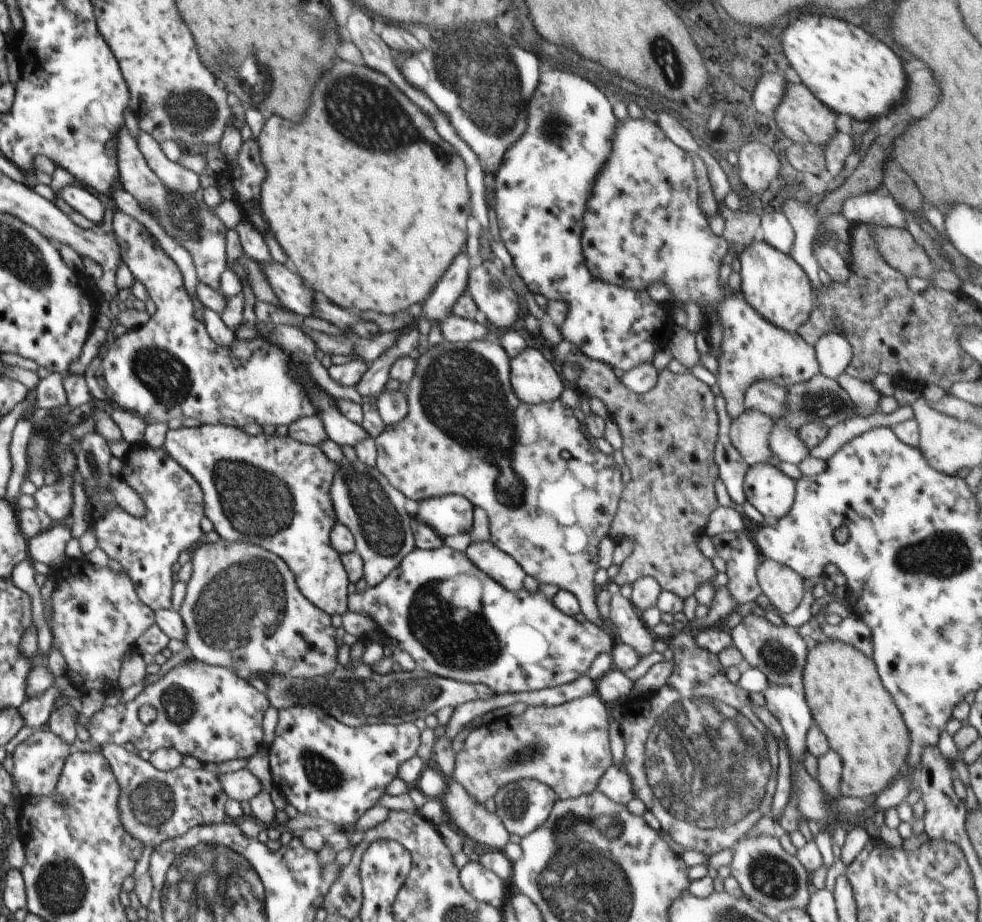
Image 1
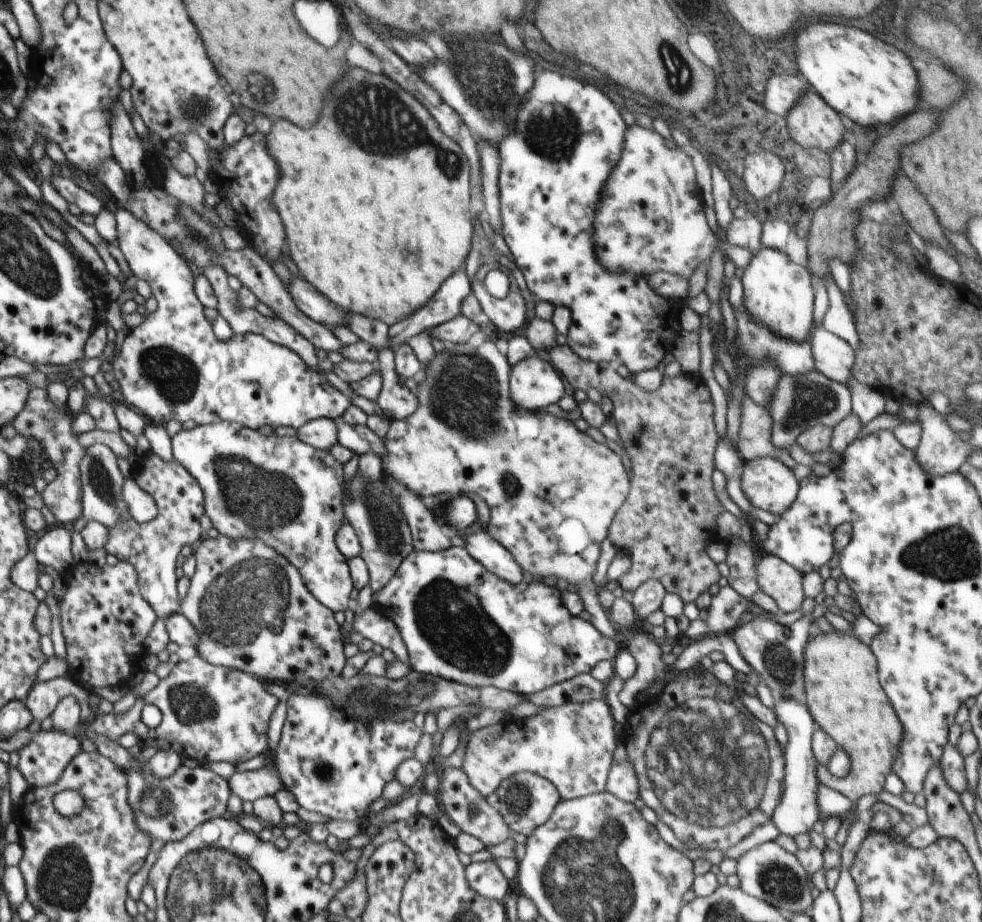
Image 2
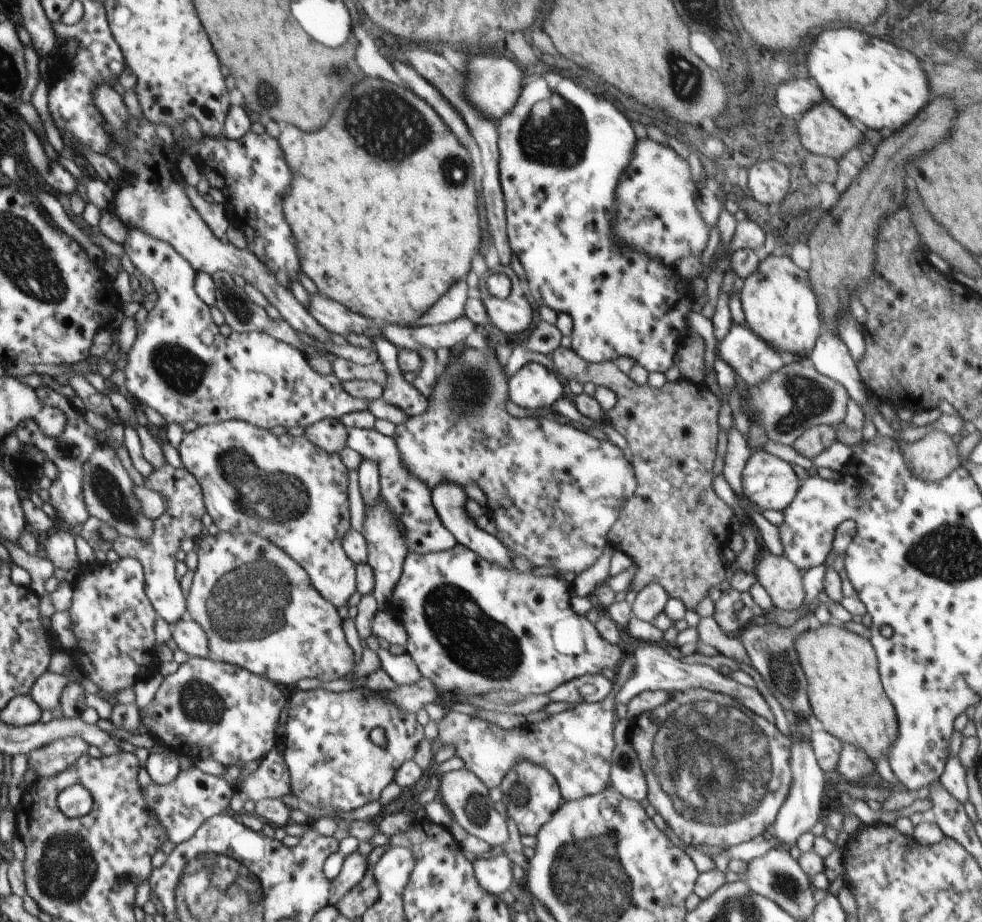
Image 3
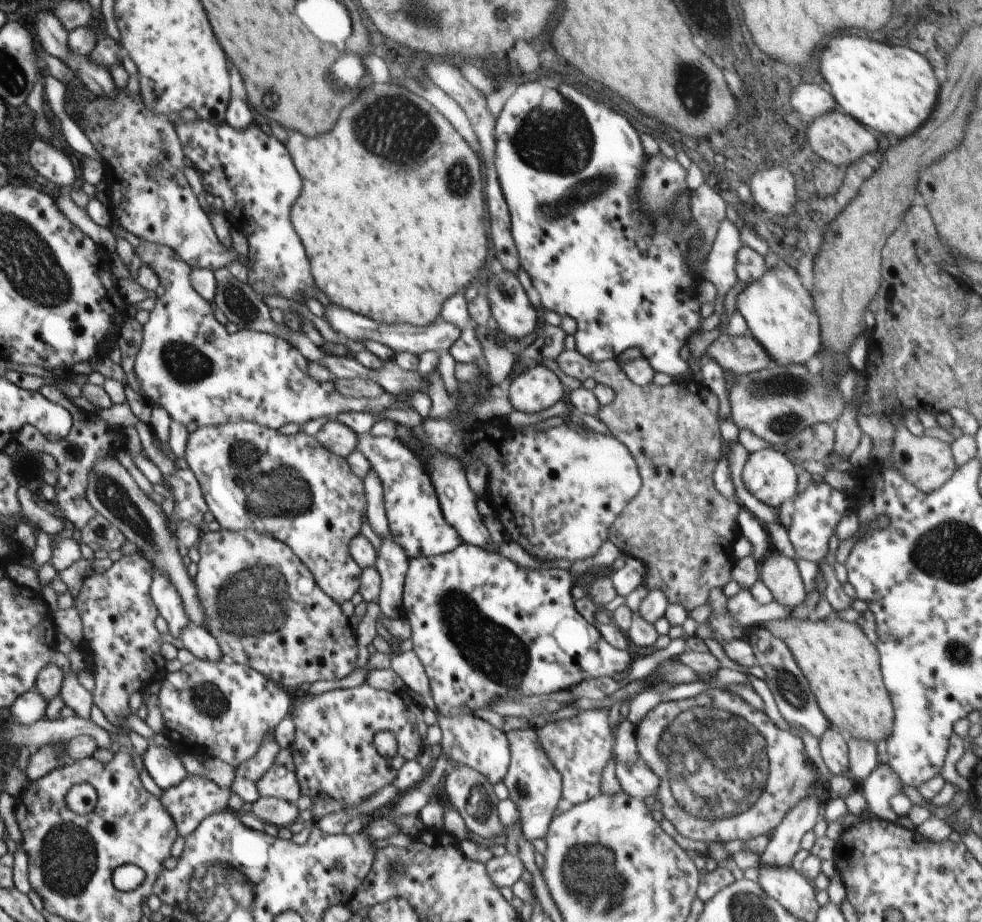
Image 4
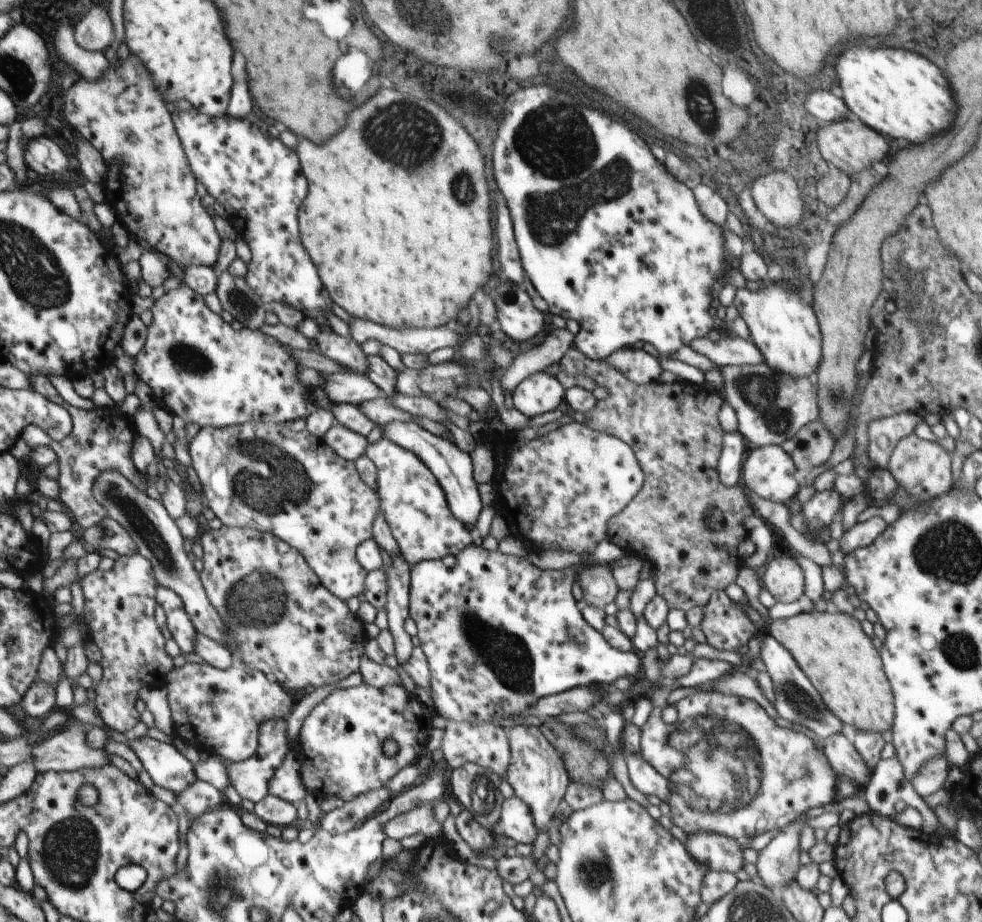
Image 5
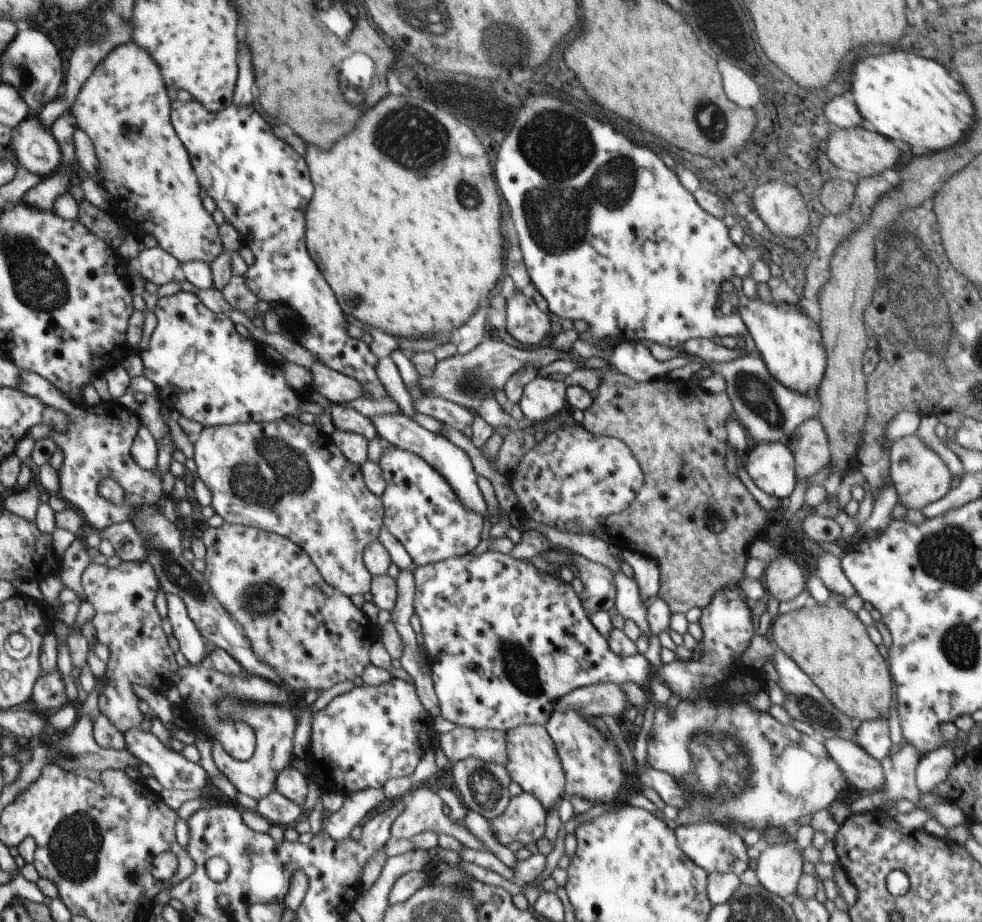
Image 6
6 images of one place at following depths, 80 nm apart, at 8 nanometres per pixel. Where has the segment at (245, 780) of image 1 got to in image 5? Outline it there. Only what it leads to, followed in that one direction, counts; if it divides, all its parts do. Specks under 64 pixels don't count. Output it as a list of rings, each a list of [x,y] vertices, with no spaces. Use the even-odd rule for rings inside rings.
[[[292,749],[270,779],[268,792],[270,795],[283,798],[295,806],[306,798],[307,788],[301,777],[301,764]]]

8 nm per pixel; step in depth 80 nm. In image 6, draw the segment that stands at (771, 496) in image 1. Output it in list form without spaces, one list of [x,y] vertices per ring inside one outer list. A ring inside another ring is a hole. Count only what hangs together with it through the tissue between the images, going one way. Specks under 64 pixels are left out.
[[[785,442],[758,443],[744,466],[754,484],[766,494],[784,499],[794,492],[795,458]]]

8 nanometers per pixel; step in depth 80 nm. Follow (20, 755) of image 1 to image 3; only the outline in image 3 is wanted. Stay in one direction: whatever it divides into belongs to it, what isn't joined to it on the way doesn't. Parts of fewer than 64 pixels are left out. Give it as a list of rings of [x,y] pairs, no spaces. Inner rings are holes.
[[[80,737],[58,739],[53,743],[29,752],[28,769],[32,767],[40,777],[44,778],[57,775],[59,772],[66,770],[71,764],[74,764],[82,755],[86,755],[88,747],[88,742],[85,742],[85,740]]]

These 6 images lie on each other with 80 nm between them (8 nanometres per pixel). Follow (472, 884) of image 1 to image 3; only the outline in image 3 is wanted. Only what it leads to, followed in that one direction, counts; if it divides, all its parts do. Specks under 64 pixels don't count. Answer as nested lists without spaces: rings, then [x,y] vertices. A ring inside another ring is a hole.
[[[508,855],[476,859],[472,864],[480,886],[488,893],[502,897],[502,894],[512,886],[515,874],[512,868],[513,860]]]

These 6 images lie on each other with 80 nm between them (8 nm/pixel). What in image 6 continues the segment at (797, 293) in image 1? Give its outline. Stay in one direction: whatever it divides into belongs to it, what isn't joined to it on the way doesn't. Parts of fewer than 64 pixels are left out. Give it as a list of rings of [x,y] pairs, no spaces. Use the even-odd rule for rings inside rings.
[[[738,293],[738,316],[742,317],[747,331],[756,343],[758,354],[764,361],[768,372],[786,388],[809,396],[818,394],[826,367],[827,356],[823,345],[821,330],[808,314],[799,311],[796,305],[766,304]]]

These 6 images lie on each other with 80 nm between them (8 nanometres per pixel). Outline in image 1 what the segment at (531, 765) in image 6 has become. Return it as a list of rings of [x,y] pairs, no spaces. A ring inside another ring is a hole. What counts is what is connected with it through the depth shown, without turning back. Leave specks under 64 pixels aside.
[[[526,778],[506,784],[493,797],[496,816],[509,835],[527,836],[546,822],[557,796],[546,784]]]

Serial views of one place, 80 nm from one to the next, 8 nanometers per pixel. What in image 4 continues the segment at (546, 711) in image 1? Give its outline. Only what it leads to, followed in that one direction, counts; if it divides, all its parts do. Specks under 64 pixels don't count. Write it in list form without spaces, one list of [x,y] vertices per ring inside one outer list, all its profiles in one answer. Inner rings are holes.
[[[582,710],[574,718],[547,723],[537,730],[539,743],[560,771],[563,780],[561,796],[573,806],[601,795],[601,772],[613,755],[615,743],[615,736],[608,724],[609,710]],[[473,714],[457,717],[440,715],[438,720],[438,726],[443,734],[439,744],[442,747],[443,754],[449,760],[449,767],[455,765],[469,766],[489,778],[489,781],[493,782],[494,785],[503,780],[511,761],[507,733]]]

